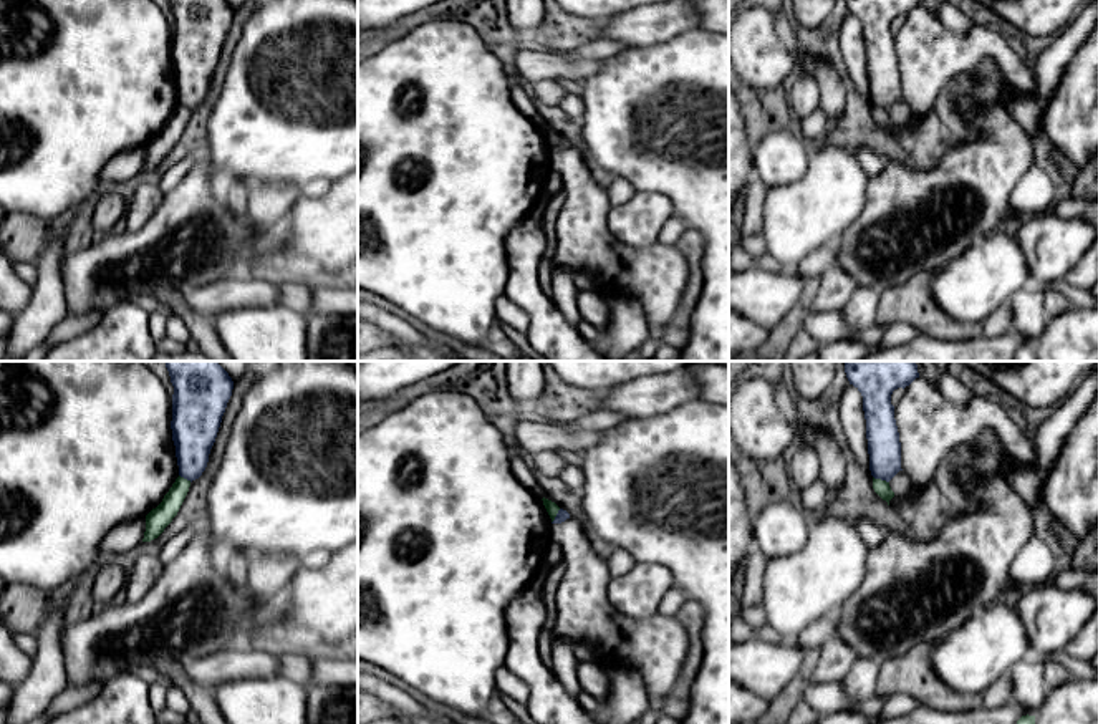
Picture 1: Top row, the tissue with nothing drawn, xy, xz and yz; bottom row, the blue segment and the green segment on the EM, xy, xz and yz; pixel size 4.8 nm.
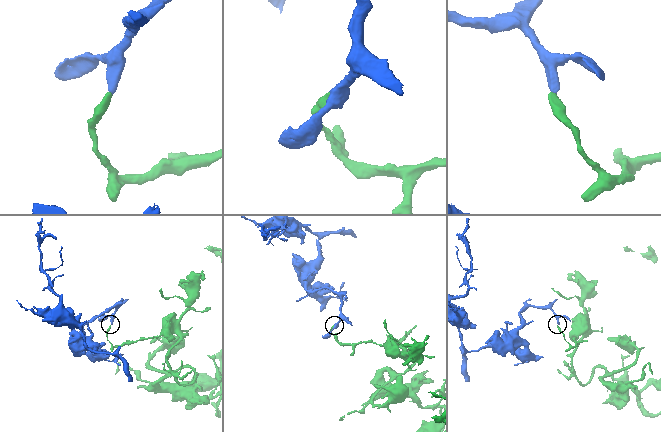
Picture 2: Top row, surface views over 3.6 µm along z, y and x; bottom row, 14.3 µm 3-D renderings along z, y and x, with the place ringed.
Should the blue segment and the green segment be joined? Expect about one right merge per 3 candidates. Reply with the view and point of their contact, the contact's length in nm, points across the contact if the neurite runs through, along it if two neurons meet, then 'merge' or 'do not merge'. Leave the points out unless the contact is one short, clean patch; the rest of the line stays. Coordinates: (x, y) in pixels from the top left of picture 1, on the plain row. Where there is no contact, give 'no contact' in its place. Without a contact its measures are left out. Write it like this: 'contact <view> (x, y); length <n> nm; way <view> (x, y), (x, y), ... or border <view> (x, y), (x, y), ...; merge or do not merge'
contact yz (881, 108); length 90 nm; border yz (873, 105), (888, 111); do not merge

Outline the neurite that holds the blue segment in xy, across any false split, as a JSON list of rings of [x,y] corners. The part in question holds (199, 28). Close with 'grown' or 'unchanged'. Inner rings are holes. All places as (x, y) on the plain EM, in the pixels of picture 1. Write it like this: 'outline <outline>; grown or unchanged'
outline [[[169,0],[169,5],[179,104],[192,111],[207,96],[234,10],[227,0]]]; unchanged

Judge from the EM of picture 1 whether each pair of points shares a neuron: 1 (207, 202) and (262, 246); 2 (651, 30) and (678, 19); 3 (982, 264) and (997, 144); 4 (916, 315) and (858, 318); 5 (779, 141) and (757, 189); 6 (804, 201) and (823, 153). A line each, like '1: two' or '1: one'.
1: one
2: one
3: two
4: two
5: two
6: one

